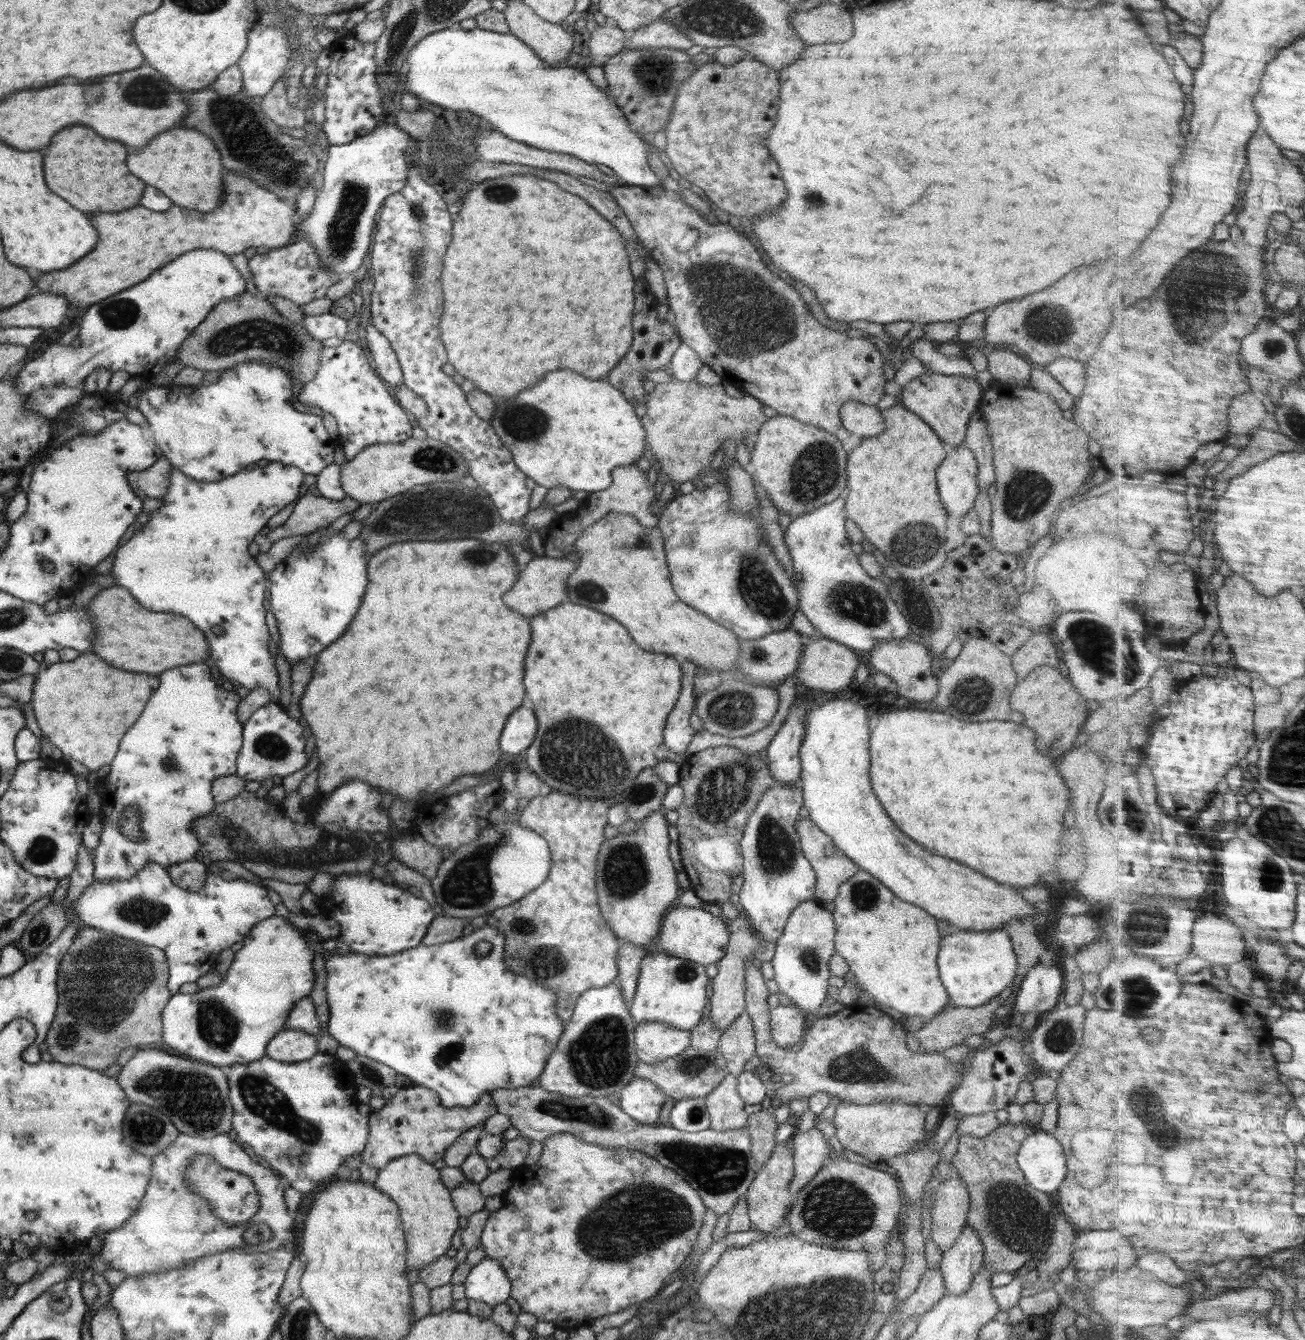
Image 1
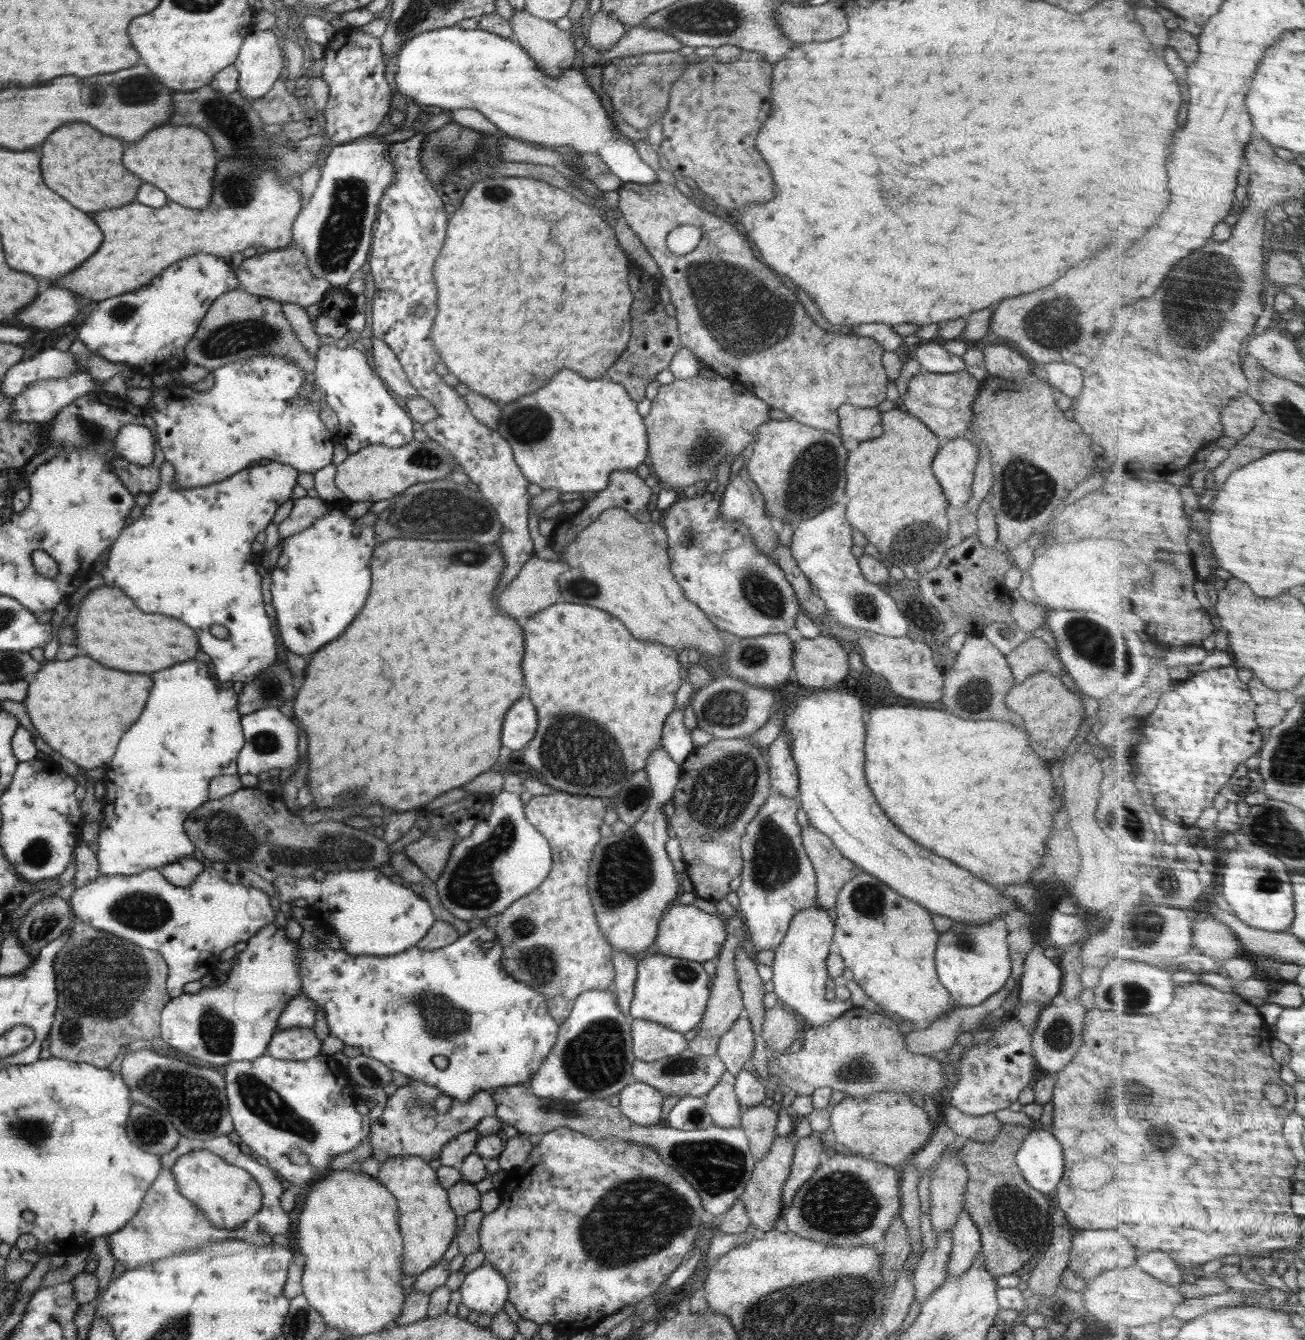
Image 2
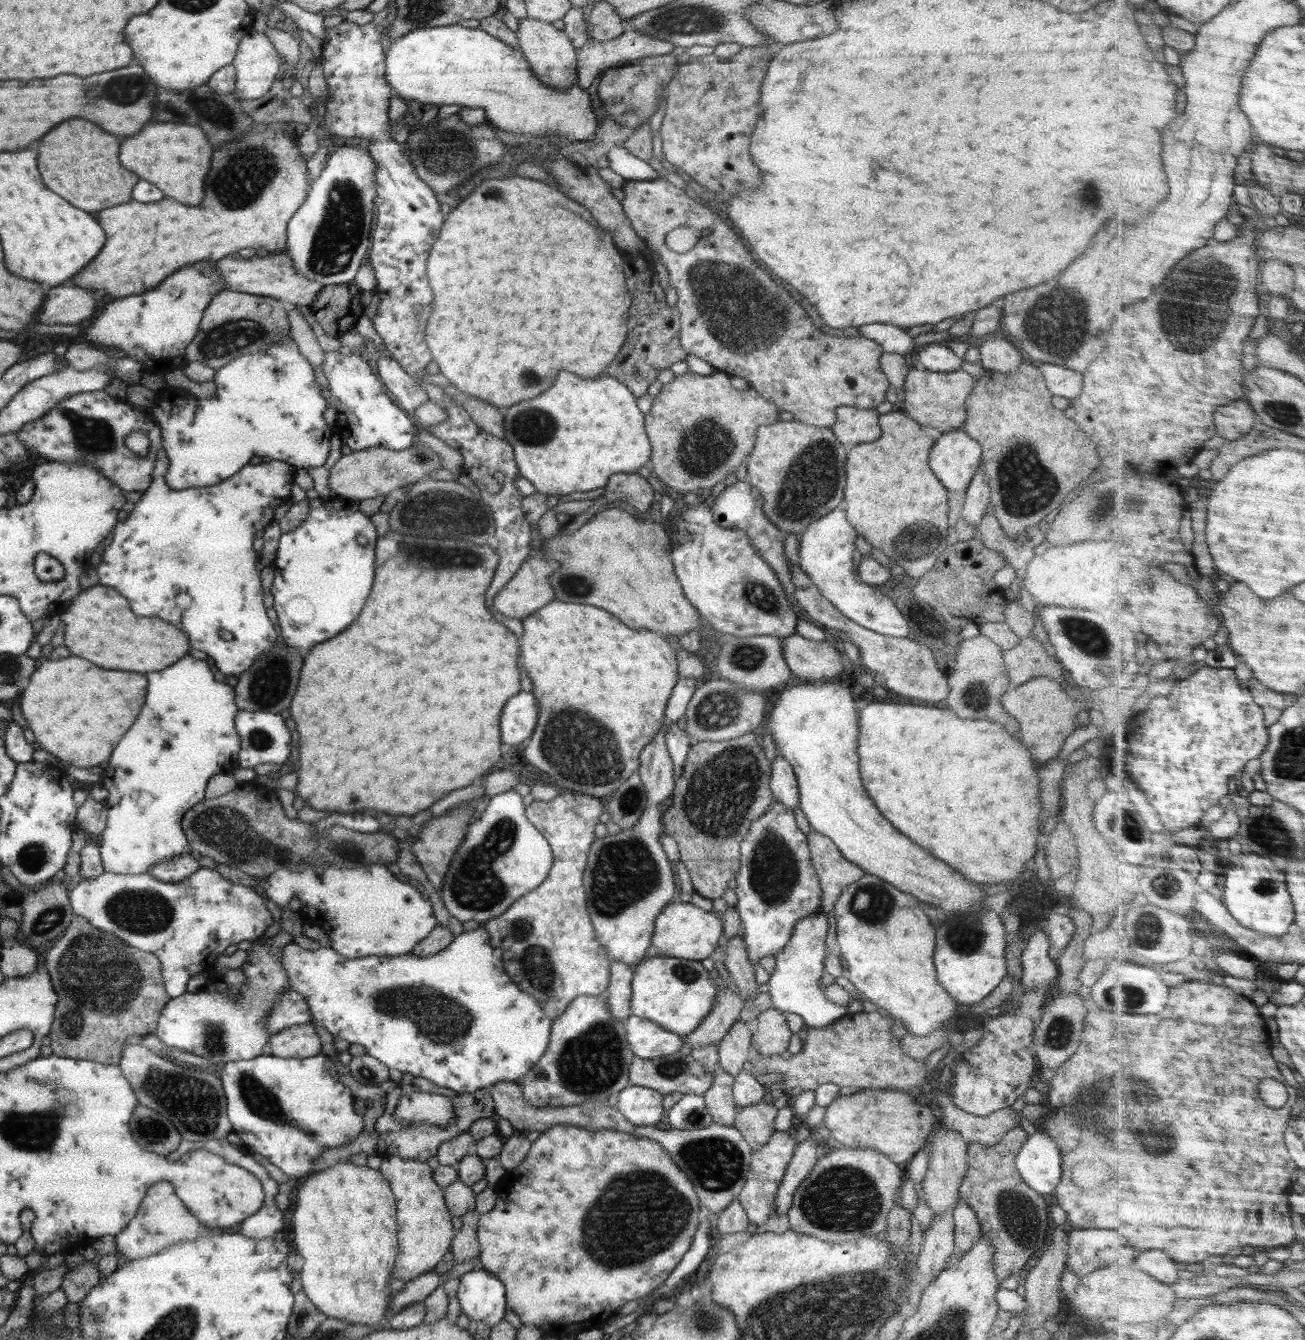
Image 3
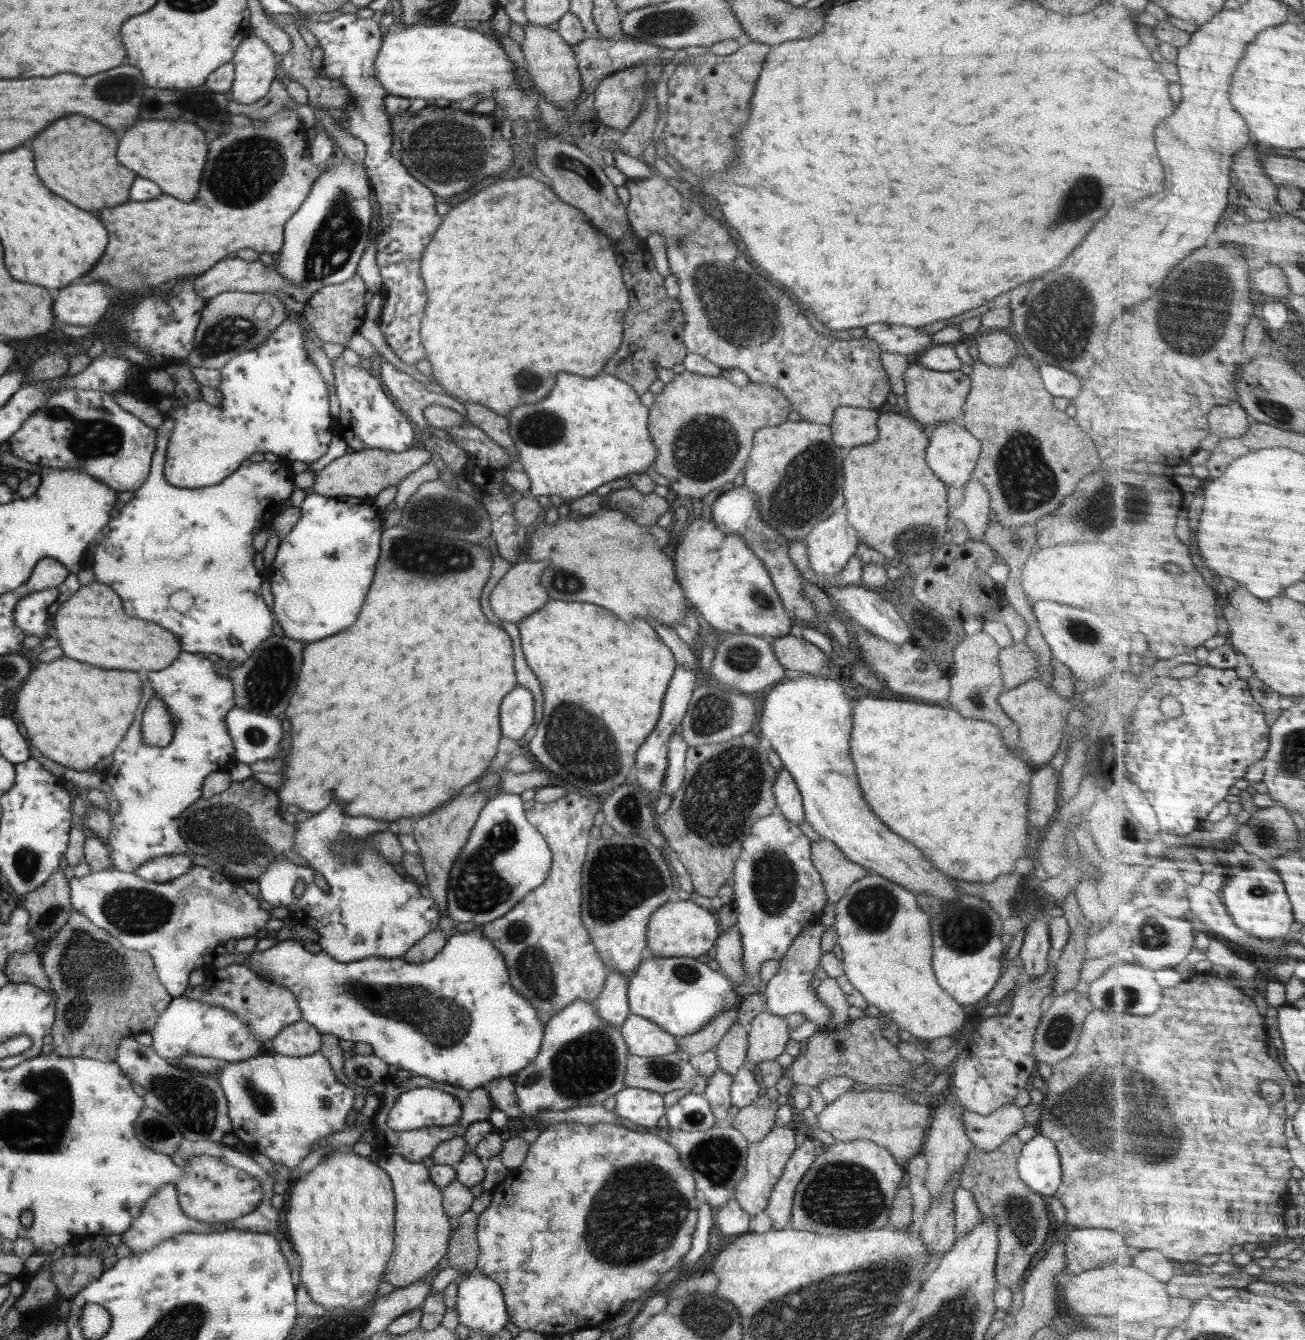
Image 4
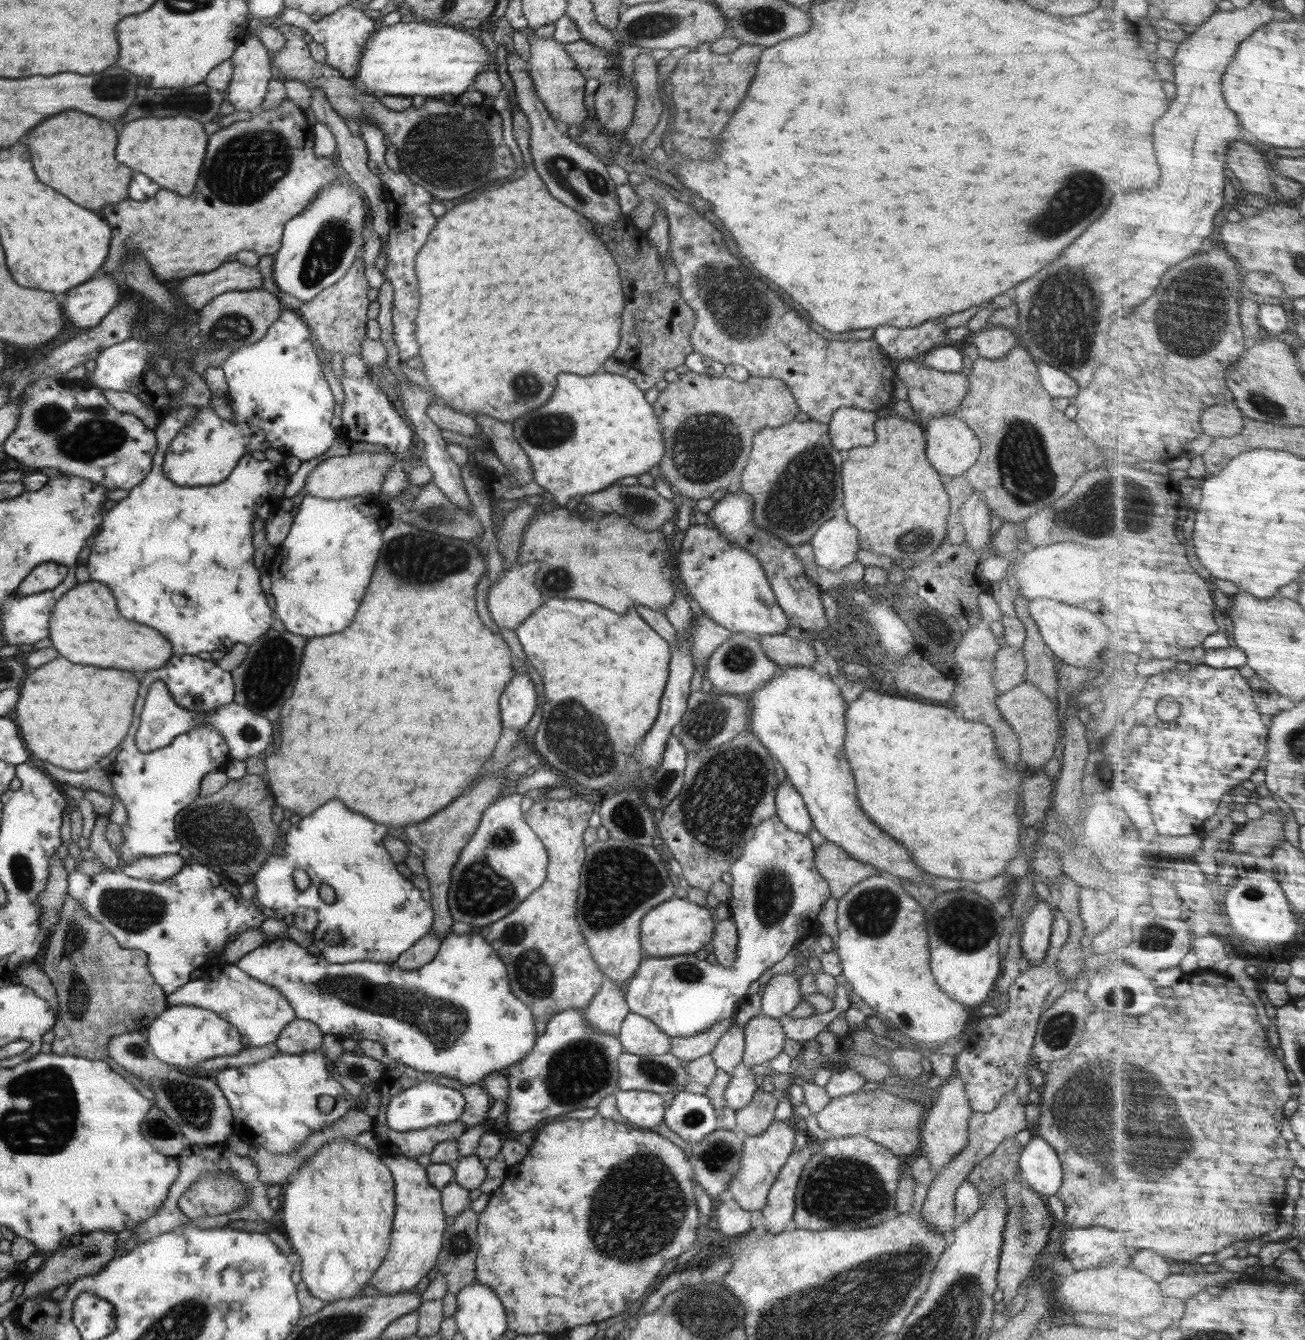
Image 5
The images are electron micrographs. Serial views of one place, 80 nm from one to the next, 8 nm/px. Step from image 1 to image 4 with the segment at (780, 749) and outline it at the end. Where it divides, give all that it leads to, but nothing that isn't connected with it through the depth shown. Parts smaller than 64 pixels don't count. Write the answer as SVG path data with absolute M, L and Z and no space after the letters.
M784 766L777 772L773 784L773 795L777 802L776 811L782 813L794 825L799 826L801 822L804 822L803 798L792 775L788 774Z

